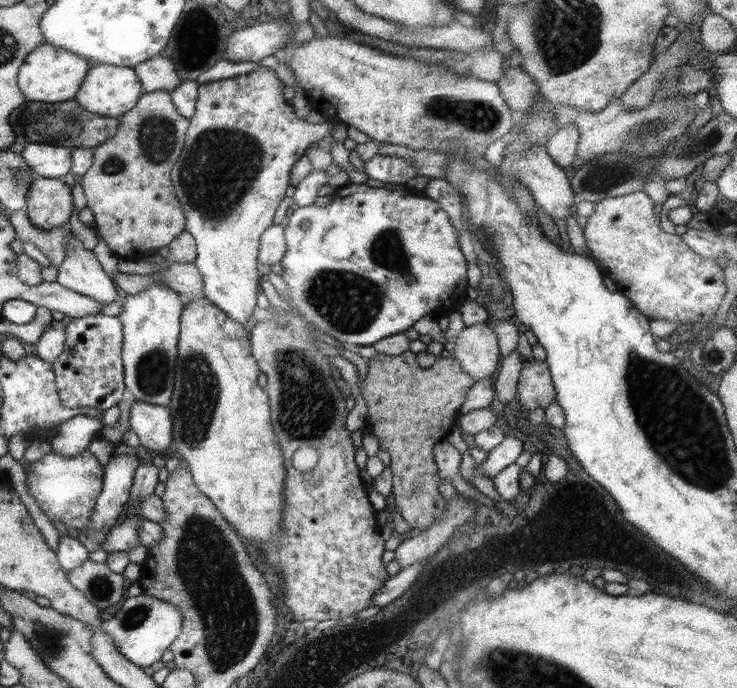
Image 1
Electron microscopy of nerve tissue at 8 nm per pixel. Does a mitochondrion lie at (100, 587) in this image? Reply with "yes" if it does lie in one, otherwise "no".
yes

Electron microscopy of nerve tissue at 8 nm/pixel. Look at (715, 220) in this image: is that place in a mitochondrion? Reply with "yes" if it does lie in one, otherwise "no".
no

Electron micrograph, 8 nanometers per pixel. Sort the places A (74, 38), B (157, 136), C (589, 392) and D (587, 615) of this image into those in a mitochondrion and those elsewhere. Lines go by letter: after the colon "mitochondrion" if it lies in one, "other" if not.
A: other
B: mitochondrion
C: other
D: other

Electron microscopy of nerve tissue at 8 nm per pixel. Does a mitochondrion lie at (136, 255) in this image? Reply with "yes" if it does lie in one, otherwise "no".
no

